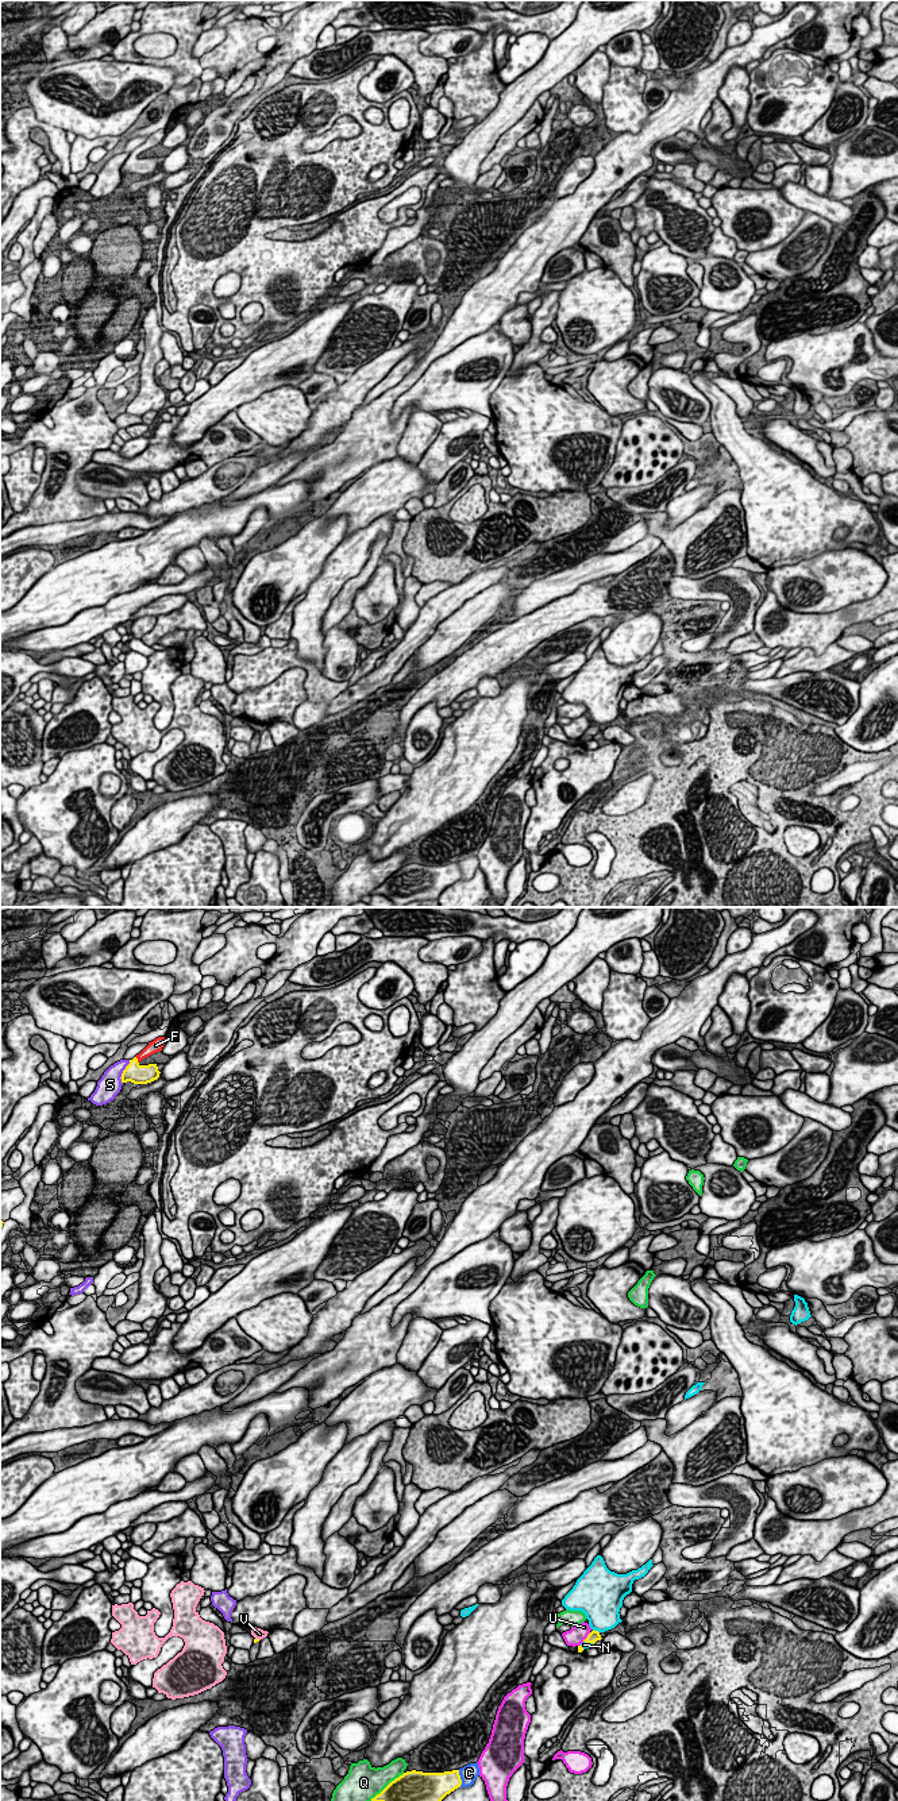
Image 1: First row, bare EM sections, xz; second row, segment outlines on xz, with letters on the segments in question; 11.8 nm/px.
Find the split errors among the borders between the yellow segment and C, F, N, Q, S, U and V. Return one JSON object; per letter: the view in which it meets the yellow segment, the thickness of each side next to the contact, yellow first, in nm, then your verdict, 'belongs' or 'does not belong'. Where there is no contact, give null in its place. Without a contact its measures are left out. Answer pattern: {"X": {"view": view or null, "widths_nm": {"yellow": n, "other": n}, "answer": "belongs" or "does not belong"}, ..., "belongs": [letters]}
{"C": {"view": "xz", "widths_nm": {"yellow": 280, "other": 200}, "answer": "does not belong"}, "F": {"view": "xz", "widths_nm": {"yellow": 240, "other": 140}, "answer": "belongs"}, "N": {"view": "xz", "widths_nm": {"yellow": 140, "other": 400}, "answer": "does not belong"}, "Q": {"view": "xz", "widths_nm": {"yellow": 320, "other": 360}, "answer": "does not belong"}, "S": {"view": "xz", "widths_nm": {"yellow": 240, "other": 280}, "answer": "does not belong"}, "U": {"view": "xz", "widths_nm": {"yellow": 140, "other": 200}, "answer": "does not belong"}, "V": {"view": "xz", "widths_nm": {"yellow": 50, "other": 130}, "answer": "does not belong"}, "belongs": ["F"]}

